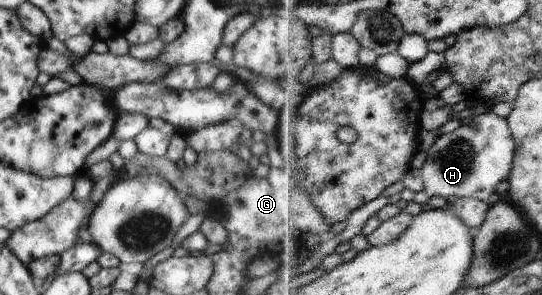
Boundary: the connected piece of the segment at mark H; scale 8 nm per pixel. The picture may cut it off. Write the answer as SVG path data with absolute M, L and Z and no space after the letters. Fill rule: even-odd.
M485 112L453 133L441 136L427 152L427 159L422 167L425 189L433 197L472 197L489 202L497 193L499 183L509 181L515 165L515 151L517 145L508 118Z

